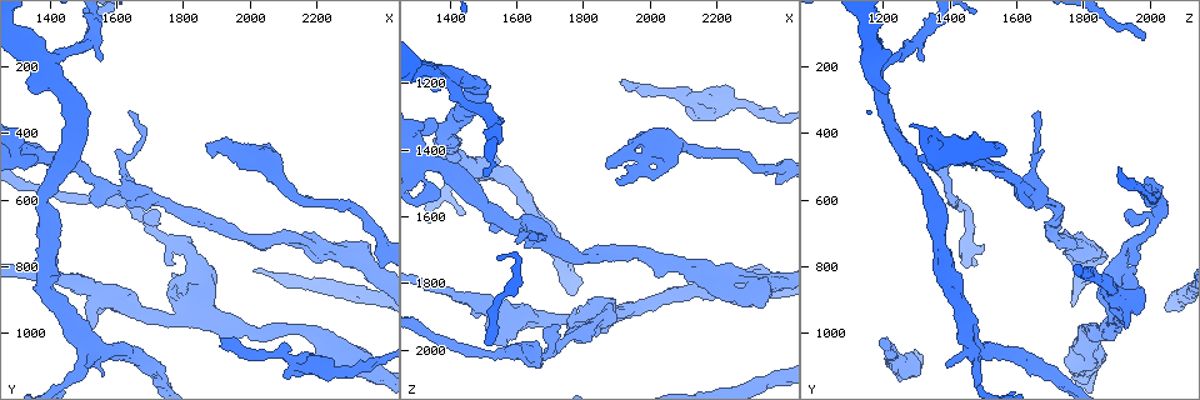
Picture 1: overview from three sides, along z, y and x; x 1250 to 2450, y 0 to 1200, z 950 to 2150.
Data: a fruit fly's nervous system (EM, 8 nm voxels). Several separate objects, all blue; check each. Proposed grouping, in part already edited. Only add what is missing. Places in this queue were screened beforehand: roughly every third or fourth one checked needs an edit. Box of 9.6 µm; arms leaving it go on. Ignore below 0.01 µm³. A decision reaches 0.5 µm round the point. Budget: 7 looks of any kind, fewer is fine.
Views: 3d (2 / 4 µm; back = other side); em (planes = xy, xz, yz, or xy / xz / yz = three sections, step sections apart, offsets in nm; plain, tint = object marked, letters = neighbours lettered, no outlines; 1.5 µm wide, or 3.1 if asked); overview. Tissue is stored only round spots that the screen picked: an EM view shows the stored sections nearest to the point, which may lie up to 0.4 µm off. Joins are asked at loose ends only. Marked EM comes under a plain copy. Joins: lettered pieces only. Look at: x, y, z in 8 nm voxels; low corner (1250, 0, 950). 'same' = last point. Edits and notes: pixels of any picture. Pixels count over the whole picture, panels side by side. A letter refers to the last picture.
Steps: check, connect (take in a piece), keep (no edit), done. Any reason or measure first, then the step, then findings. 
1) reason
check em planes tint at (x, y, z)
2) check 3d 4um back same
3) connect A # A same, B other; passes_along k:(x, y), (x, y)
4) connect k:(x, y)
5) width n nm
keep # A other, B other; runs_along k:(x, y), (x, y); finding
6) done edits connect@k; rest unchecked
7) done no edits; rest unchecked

branch stops here
check 3d 2um back at (1510, 120, 1990)

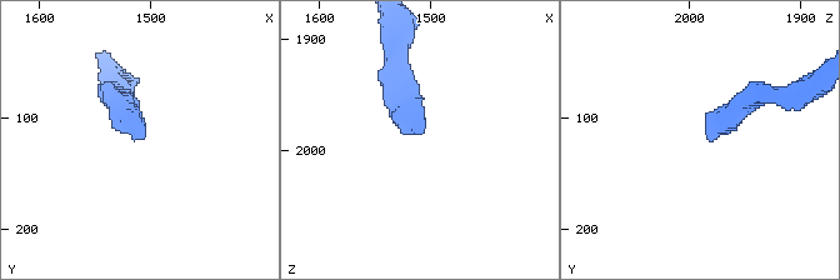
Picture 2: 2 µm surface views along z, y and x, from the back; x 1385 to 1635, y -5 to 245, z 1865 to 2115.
shape alone is not enough
check em xz step 4 letters at (1506, 116, 1978)

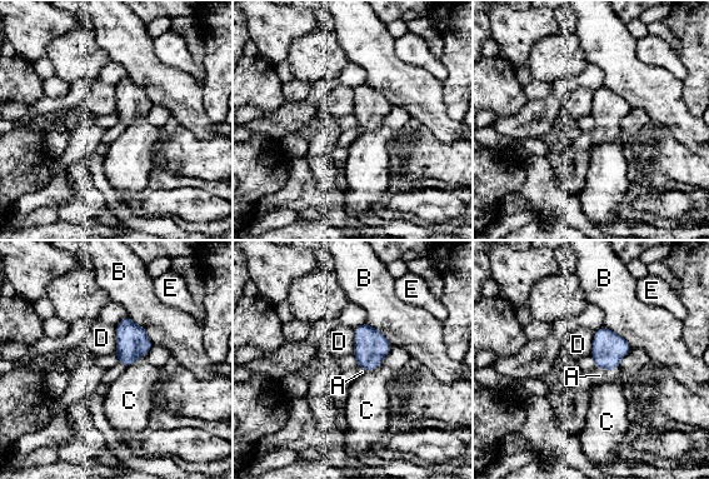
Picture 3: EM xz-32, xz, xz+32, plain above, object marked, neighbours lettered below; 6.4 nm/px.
longest_contact B 260 nm
connect A # A same, B other, C other, D other, E other; the cell continues

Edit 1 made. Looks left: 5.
an open end
check 3d 2um back at (1640, 330, 1670)

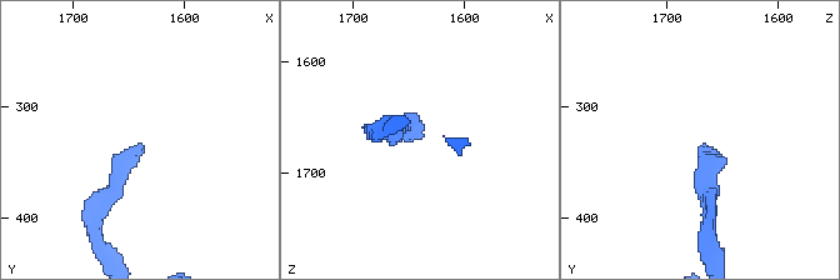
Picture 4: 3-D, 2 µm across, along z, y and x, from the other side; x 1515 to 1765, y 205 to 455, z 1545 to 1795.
check em xy step 8 tint at (1638, 338, 1668)

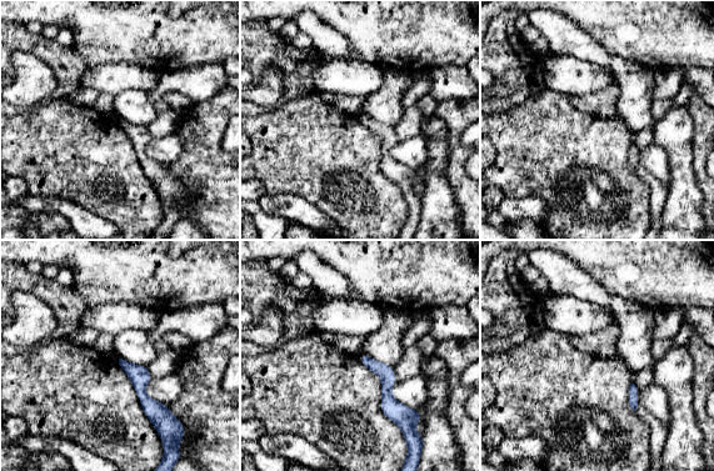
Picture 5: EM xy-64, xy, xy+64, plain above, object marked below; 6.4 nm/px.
check em planes letters same

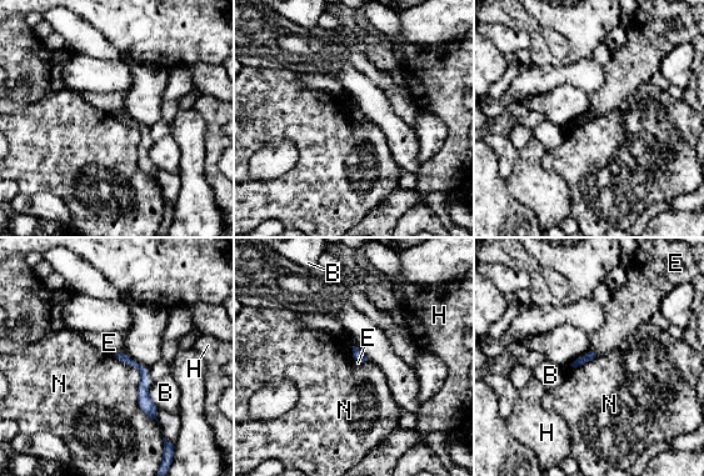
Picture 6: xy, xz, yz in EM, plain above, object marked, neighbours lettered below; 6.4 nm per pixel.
keep # B other, E other, H other, N other; border 6:(113, 355), (158, 422); none of them fits

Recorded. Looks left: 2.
branch stops here
check 3d 4um at (1920, 1020, 1190)

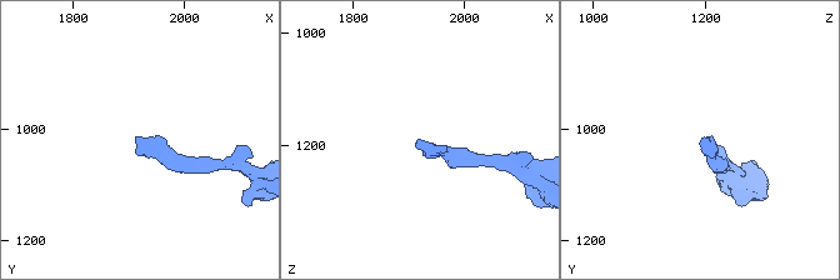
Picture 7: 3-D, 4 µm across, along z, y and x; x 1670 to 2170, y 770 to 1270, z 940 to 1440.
need the tissue
check em planes letters at (1910, 1015, 1195)

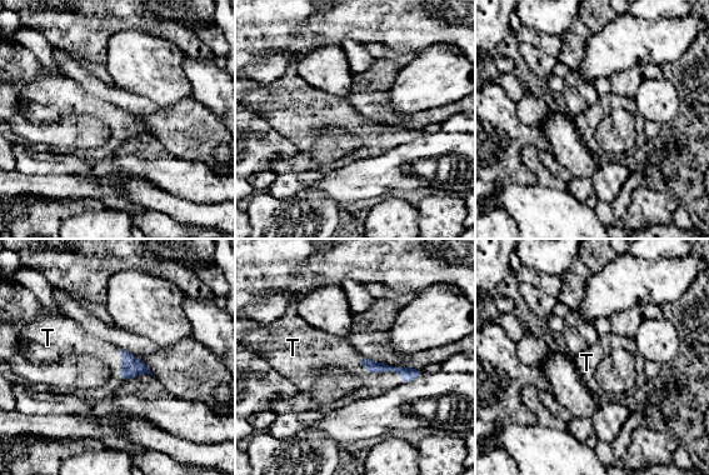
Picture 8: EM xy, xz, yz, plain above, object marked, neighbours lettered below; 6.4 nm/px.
connect T # T same; passes_along 8:(131, 366), (121, 366), (108, 353); the cell continues

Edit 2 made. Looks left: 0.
done edits connect@3, connect@8; rest unchecked

